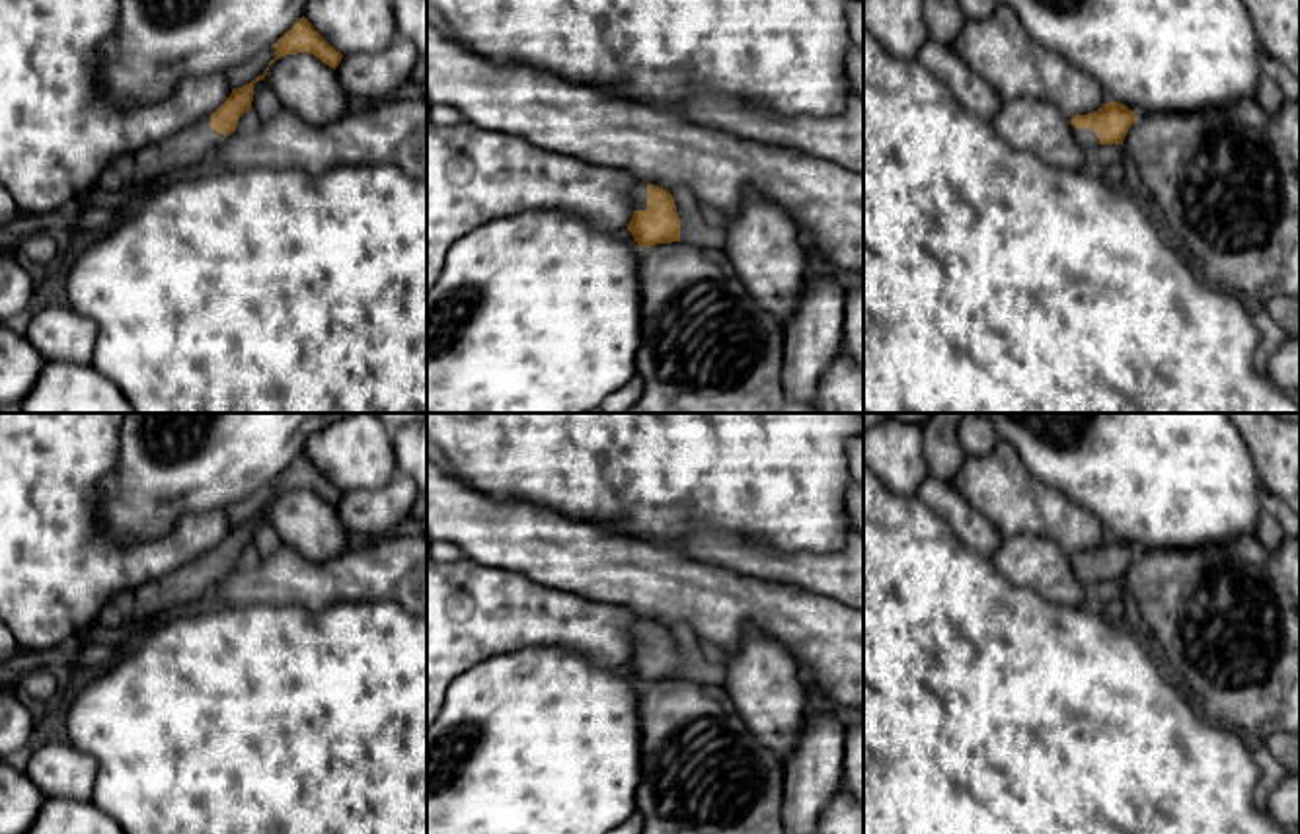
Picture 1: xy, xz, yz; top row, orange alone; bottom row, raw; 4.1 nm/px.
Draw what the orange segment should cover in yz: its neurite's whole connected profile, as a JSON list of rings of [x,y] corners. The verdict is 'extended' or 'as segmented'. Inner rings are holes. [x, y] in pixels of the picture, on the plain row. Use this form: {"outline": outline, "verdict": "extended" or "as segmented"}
{"outline": [[[1109,538],[1093,550],[1072,553],[1070,561],[1080,585],[1093,590],[1103,581],[1123,581],[1134,557],[1134,548],[1123,540]]], "verdict": "extended"}

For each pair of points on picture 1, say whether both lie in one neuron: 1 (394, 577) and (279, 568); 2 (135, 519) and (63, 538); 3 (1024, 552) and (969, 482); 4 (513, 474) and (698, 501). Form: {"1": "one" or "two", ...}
{"1": "one", "2": "two", "3": "two", "4": "one"}

